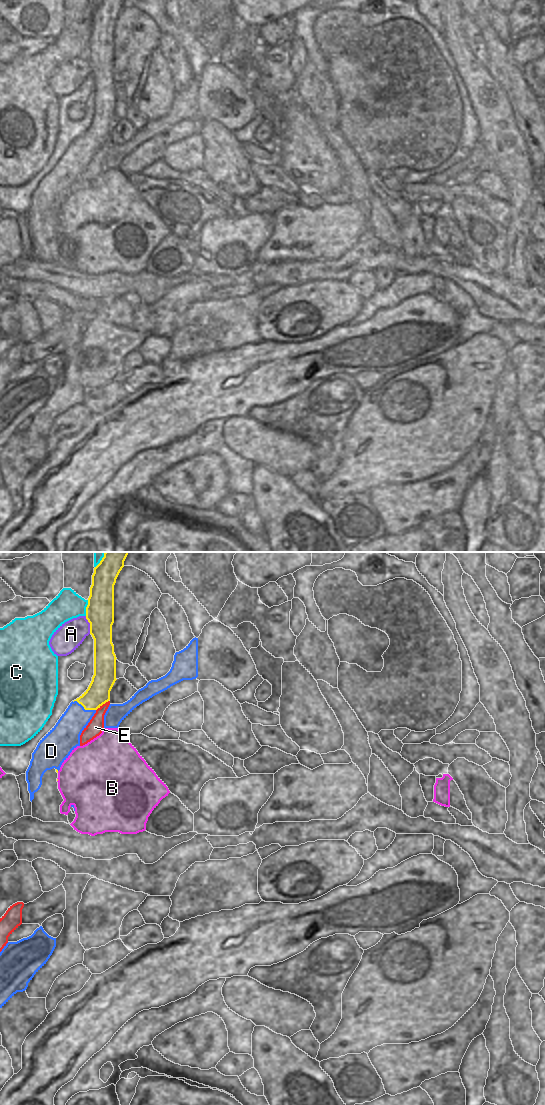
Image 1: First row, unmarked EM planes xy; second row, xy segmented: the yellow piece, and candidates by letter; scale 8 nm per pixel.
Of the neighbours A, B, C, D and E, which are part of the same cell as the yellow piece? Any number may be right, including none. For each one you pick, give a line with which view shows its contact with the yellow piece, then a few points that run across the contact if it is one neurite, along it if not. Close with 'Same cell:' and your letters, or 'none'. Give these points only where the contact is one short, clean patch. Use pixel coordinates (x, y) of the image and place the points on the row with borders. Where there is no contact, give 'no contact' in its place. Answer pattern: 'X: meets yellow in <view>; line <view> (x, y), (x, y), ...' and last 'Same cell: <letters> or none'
Same cell: none

